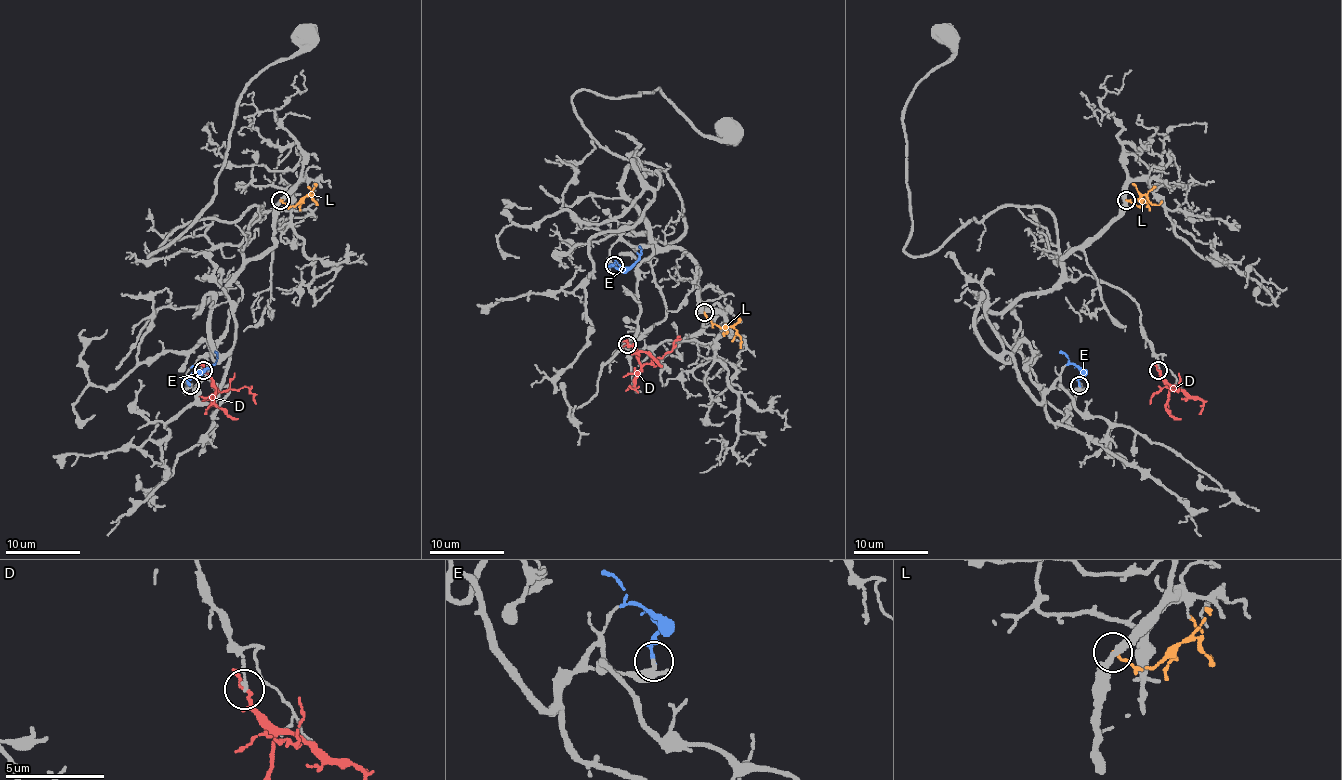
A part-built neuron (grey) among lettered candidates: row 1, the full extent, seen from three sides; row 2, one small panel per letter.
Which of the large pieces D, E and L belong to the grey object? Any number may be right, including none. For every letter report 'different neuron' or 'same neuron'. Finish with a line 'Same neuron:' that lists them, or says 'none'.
D: different neuron
E: different neuron
L: different neuron
Same neuron: none

